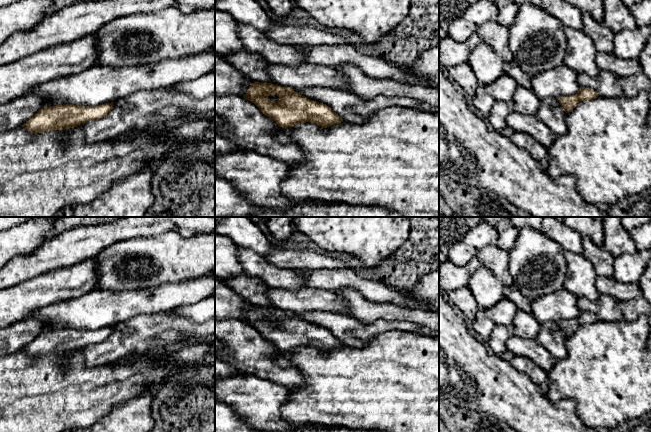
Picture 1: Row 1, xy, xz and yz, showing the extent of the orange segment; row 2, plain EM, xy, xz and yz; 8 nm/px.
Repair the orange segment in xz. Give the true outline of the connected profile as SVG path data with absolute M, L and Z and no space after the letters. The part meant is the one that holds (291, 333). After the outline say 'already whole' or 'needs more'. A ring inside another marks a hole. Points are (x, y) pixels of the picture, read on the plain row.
M254 306L249 310L244 322L254 327L264 339L282 352L306 346L327 352L343 346L329 330L307 323L290 311ZM273 318L279 321L277 326L268 323L268 320Z; already whole

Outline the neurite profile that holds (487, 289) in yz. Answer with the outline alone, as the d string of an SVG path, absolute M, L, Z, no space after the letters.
M482 264L470 277L467 286L480 308L485 310L494 307L504 297L505 285Z

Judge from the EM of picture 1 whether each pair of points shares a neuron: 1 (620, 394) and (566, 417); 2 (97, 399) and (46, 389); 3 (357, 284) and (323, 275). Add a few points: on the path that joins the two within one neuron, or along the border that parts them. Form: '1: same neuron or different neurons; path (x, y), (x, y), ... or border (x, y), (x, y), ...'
1: different neurons; border (555, 402), (572, 399), (582, 421)
2: same neuron; path (84, 395), (59, 393)
3: same neuron; path (349, 278), (331, 278)

